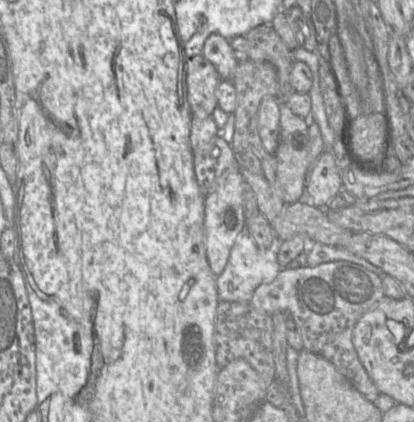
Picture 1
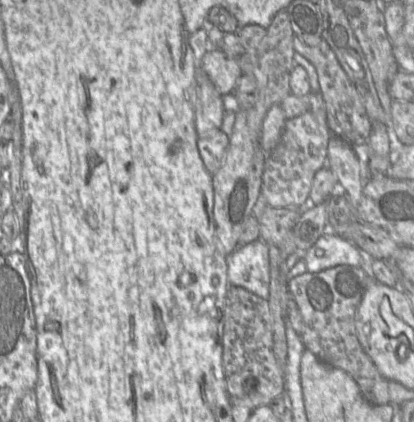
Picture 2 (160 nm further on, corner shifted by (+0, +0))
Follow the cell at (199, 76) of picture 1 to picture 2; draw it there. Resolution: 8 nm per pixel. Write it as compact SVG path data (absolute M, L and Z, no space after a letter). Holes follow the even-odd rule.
M209 48L200 67L222 95L233 93L237 79L242 76L237 58L230 58L217 48Z

